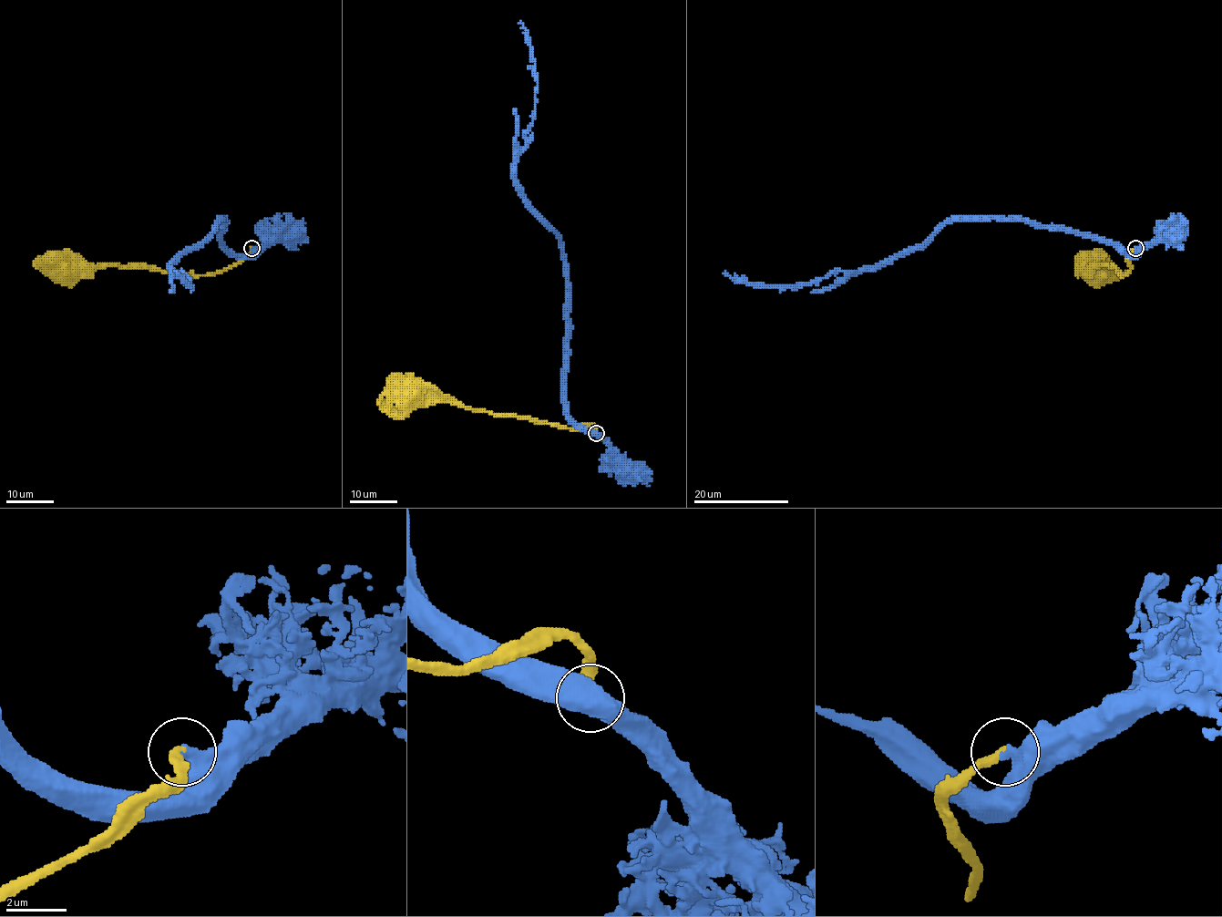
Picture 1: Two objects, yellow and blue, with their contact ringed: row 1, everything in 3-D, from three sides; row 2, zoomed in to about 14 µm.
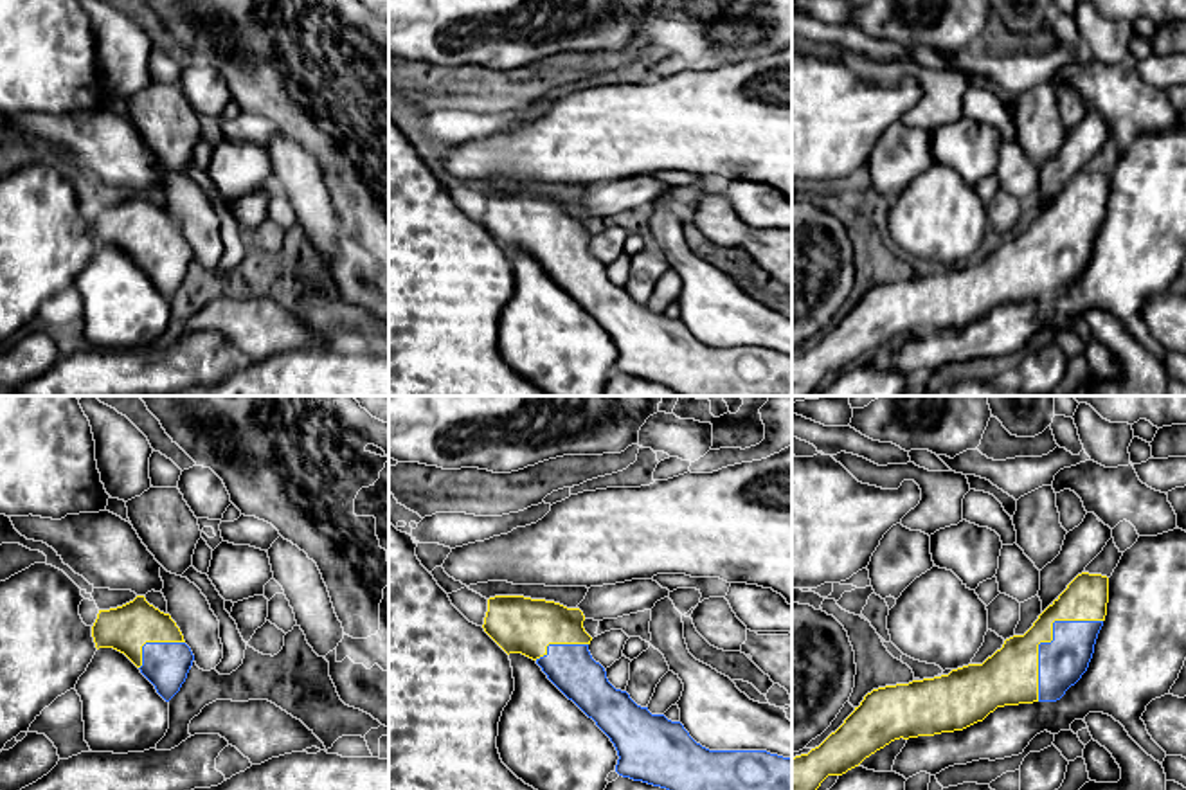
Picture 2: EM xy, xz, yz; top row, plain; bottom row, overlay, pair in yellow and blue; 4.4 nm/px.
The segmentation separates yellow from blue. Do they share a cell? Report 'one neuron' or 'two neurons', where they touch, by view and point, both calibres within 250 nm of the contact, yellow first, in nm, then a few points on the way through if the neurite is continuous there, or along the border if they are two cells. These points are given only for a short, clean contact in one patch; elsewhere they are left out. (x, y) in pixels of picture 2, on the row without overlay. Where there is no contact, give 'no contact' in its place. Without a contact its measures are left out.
one neuron | yz (1050, 238) | 260/200 nm

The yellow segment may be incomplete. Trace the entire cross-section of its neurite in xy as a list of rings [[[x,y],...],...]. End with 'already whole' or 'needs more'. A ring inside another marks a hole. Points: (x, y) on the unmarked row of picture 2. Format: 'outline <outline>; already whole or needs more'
outline [[[144,193],[99,207],[92,234],[97,247],[124,250],[166,299],[180,288],[194,257],[171,212],[149,202]]]; needs more

